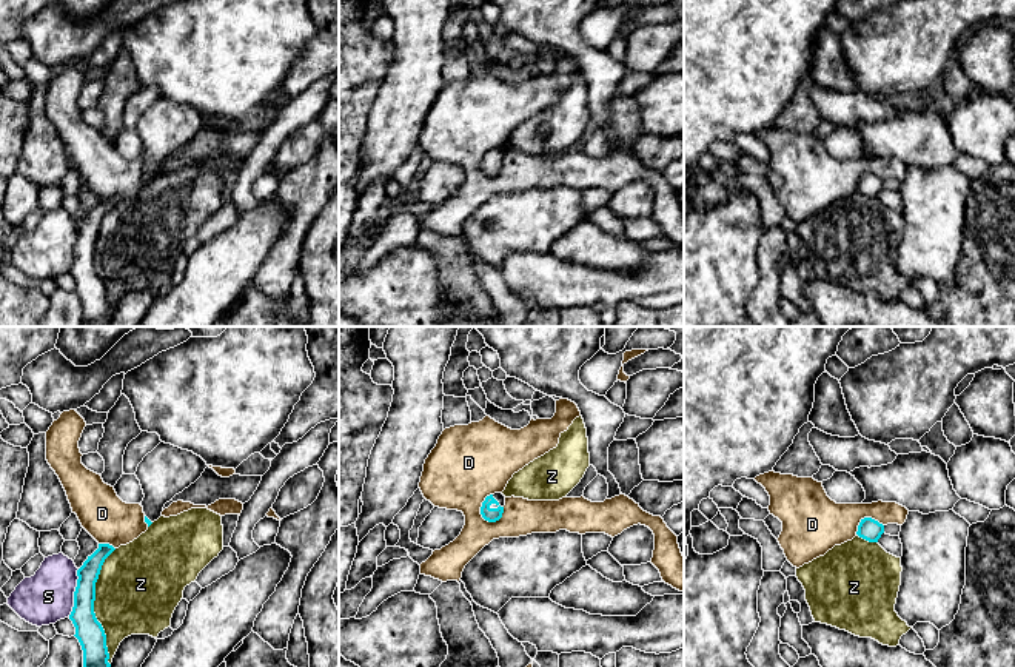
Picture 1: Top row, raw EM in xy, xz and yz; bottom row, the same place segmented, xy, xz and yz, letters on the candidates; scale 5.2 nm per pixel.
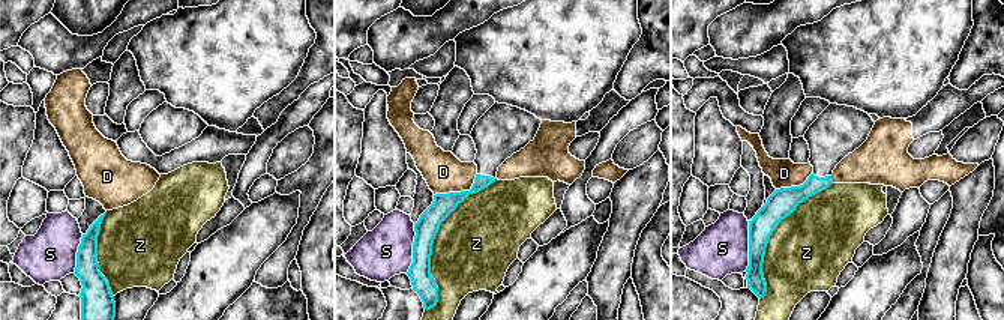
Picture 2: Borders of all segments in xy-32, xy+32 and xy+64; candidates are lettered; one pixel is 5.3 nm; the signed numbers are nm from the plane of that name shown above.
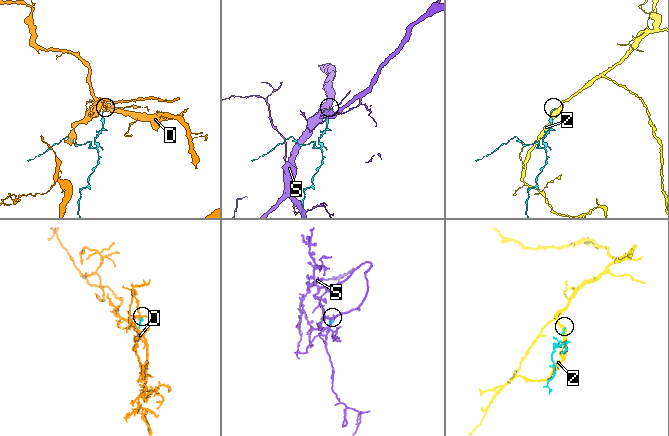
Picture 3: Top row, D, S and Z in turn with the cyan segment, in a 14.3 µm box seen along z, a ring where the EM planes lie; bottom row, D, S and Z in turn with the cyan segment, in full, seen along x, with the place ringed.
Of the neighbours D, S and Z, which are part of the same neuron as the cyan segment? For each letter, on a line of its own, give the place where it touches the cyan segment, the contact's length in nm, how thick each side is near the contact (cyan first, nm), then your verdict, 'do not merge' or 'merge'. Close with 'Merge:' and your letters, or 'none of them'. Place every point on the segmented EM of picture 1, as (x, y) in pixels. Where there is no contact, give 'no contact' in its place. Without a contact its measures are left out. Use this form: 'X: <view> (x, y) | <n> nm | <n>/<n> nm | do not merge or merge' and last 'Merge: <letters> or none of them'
D: xz (481, 507) | 160 nm | 80/400 nm | do not merge
S: xy (74, 593) | 260 nm | 140/280 nm | do not merge
Z: xy (93, 607) | 600 nm | 140/440 nm | do not merge
Merge: none of them

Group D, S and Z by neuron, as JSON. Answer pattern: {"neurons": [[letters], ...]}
{"neurons": [["D"], ["S"], ["Z"]]}

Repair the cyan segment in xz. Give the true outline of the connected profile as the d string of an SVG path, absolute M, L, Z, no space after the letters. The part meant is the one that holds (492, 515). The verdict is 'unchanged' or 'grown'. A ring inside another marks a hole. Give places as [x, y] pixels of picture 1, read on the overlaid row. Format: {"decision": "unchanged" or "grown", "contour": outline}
{"decision": "grown", "contour": "M494 493L485 498L481 507L481 514L488 522L496 522L502 518L505 505L505 496L502 493Z"}

